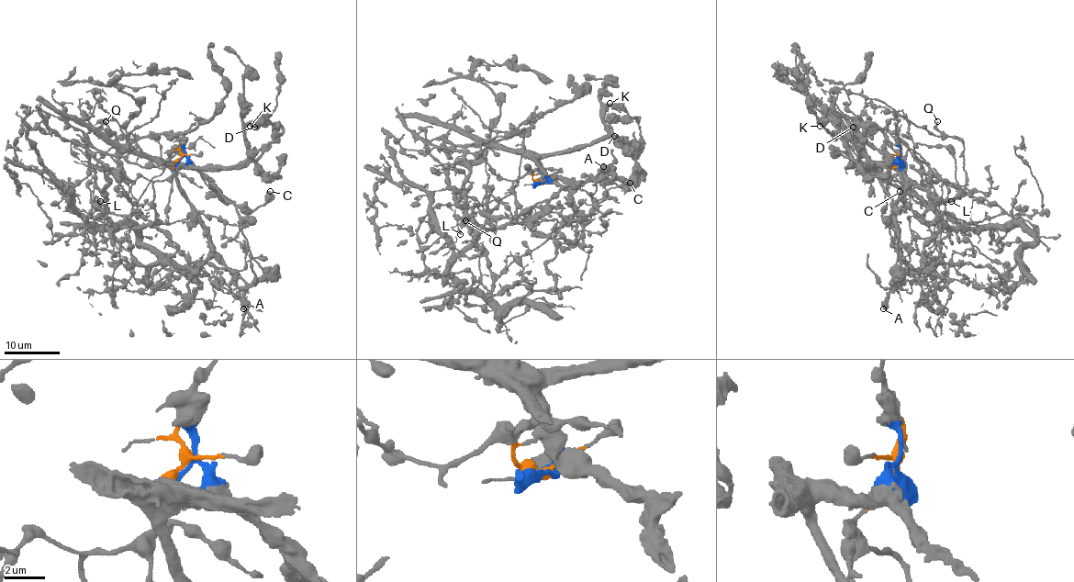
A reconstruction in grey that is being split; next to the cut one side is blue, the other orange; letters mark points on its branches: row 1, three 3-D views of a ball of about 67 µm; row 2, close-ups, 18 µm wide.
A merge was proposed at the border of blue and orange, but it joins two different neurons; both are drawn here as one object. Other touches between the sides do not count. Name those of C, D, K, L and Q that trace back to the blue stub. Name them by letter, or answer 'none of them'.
C, D, K

